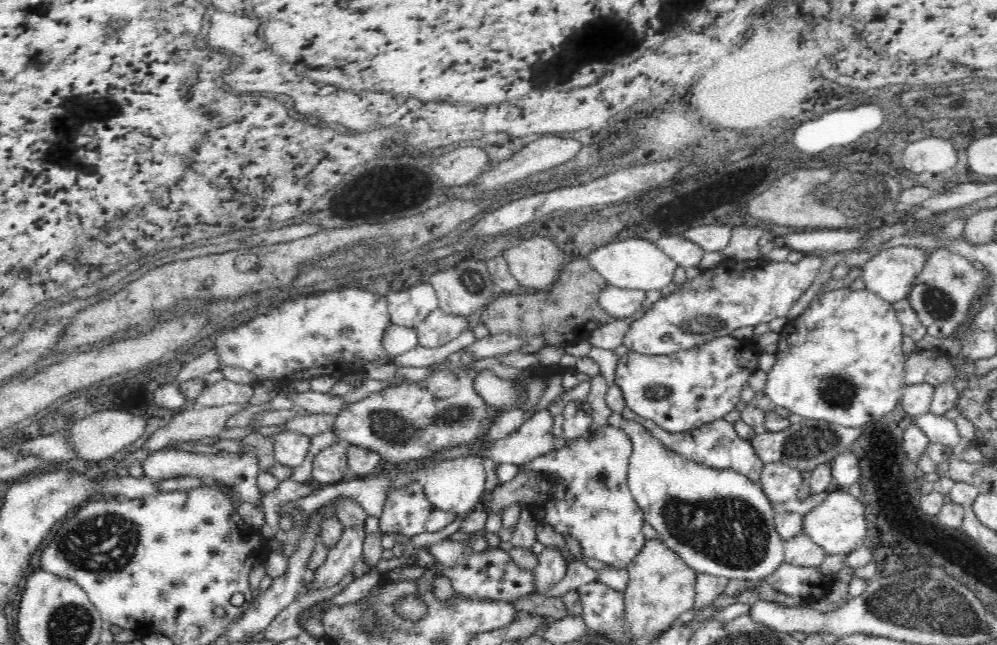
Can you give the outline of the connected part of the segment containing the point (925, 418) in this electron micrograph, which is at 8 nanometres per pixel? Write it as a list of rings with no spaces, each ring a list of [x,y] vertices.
[[[928,412],[928,414],[913,418],[913,422],[926,433],[930,442],[938,442],[952,448],[960,442],[961,438],[955,421],[943,415],[936,416],[936,414]]]

